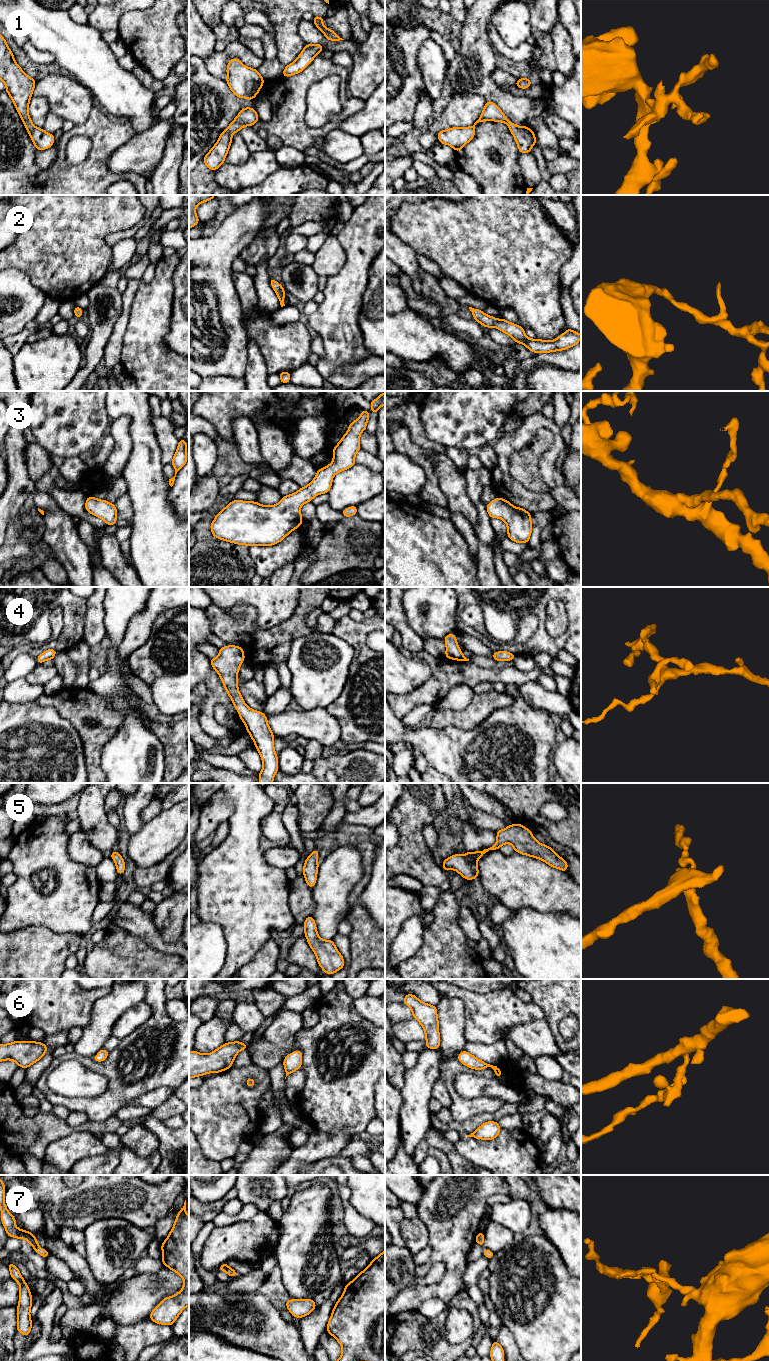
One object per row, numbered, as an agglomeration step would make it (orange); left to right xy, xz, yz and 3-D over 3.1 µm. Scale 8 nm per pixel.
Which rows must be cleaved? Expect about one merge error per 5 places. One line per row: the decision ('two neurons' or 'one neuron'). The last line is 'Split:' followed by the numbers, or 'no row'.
1: one neuron
2: one neuron
3: one neuron
4: one neuron
5: one neuron
6: one neuron
7: one neuron
Split: no row

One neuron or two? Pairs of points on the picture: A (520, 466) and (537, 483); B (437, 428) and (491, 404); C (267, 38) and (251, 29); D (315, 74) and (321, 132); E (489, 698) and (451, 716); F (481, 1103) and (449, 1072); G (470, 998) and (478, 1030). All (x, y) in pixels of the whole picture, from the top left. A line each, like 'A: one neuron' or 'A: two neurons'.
A: one neuron
B: one neuron
C: two neurons
D: one neuron
E: one neuron
F: one neuron
G: one neuron

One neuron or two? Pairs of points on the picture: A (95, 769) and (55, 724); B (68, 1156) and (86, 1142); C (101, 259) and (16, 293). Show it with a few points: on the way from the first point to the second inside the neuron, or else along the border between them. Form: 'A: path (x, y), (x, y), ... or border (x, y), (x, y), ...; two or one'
A: border (78, 734), (82, 743), (84, 764), (87, 772); two
B: path (72, 1152), (82, 1144); one
C: border (18, 269), (22, 270), (30, 281), (46, 296); two

